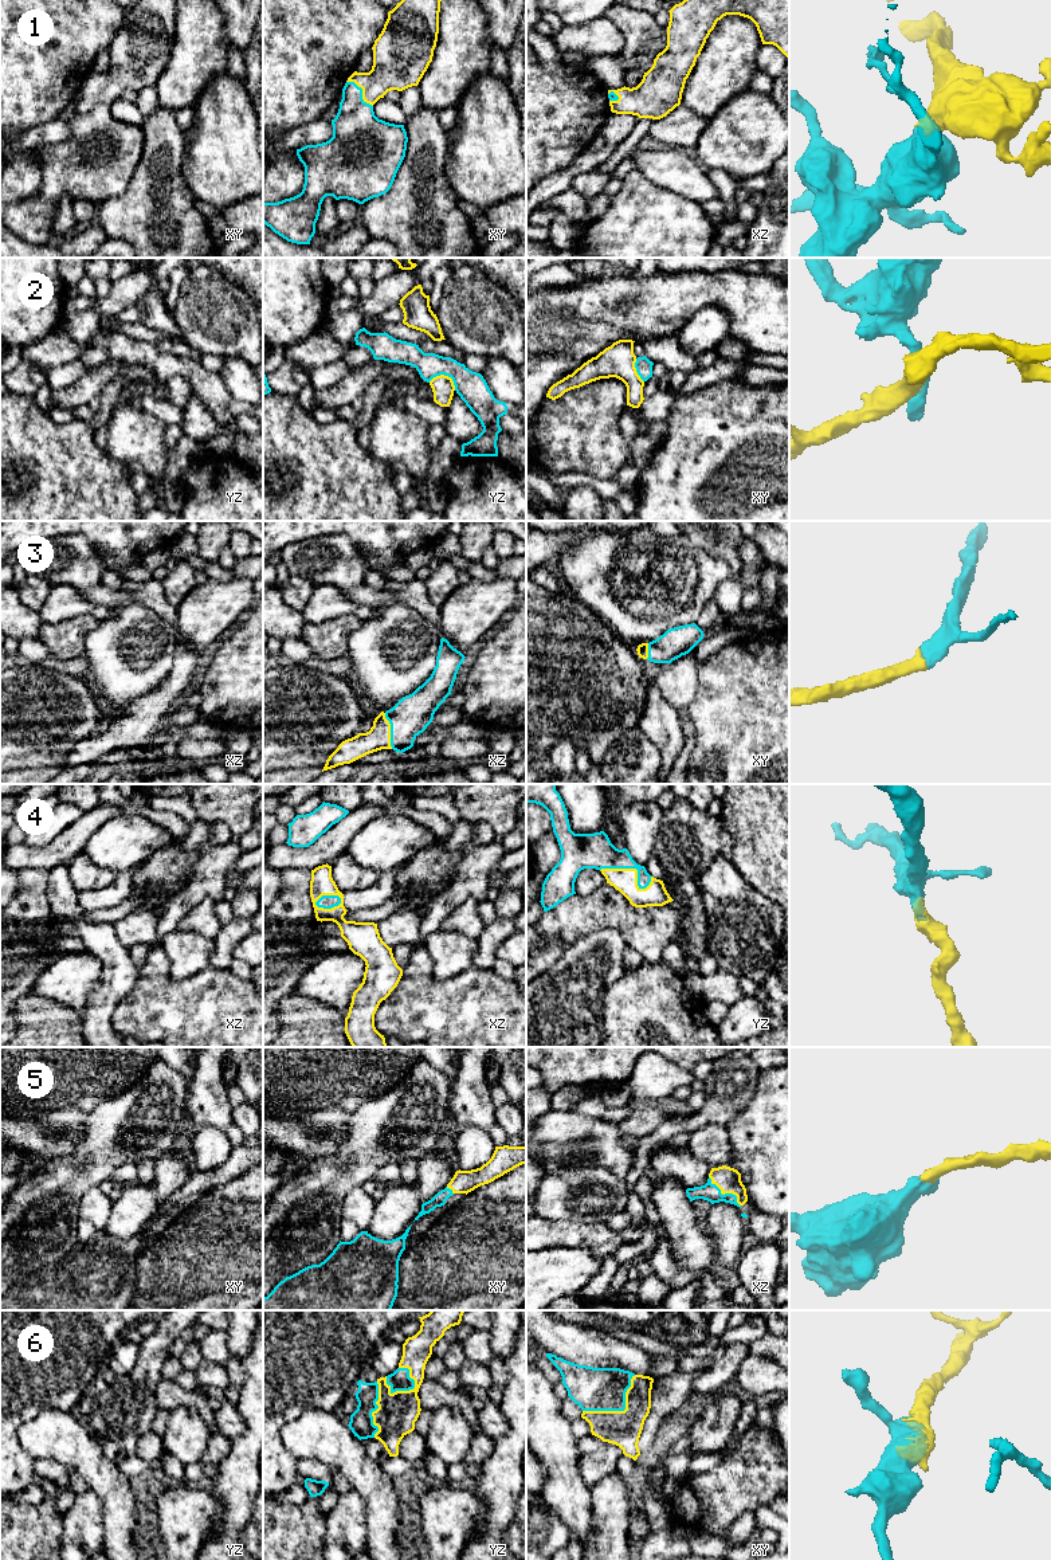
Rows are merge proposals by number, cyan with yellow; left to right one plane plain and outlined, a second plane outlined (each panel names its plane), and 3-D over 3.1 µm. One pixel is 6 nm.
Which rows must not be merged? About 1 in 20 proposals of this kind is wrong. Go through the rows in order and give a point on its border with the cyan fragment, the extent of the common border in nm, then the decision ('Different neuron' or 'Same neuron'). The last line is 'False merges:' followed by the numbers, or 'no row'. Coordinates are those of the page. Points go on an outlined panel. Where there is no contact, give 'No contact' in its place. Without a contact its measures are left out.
1: Touches cyan at xy (361, 91). Shared border 220 nm. Same neuron
2: Touches cyan at yz (446, 375). Shared border 180 nm. Different neuron
3: Touches cyan at xz (391, 730). Shared border 220 nm. Same neuron
4: Touches cyan at yz (632, 867). Shared border 320 nm. Same neuron
5: Touches cyan at xz (725, 1194). Shared border 260 nm. Same neuron
6: Touches cyan at xy (620, 1410). Shared border 380 nm. Same neuron
False merges: 2

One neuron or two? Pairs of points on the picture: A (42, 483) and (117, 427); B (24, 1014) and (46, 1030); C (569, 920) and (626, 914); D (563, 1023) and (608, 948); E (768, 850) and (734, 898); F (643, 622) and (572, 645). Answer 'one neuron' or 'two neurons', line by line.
A: two neurons
B: one neuron
C: one neuron
D: one neuron
E: two neurons
F: two neurons

